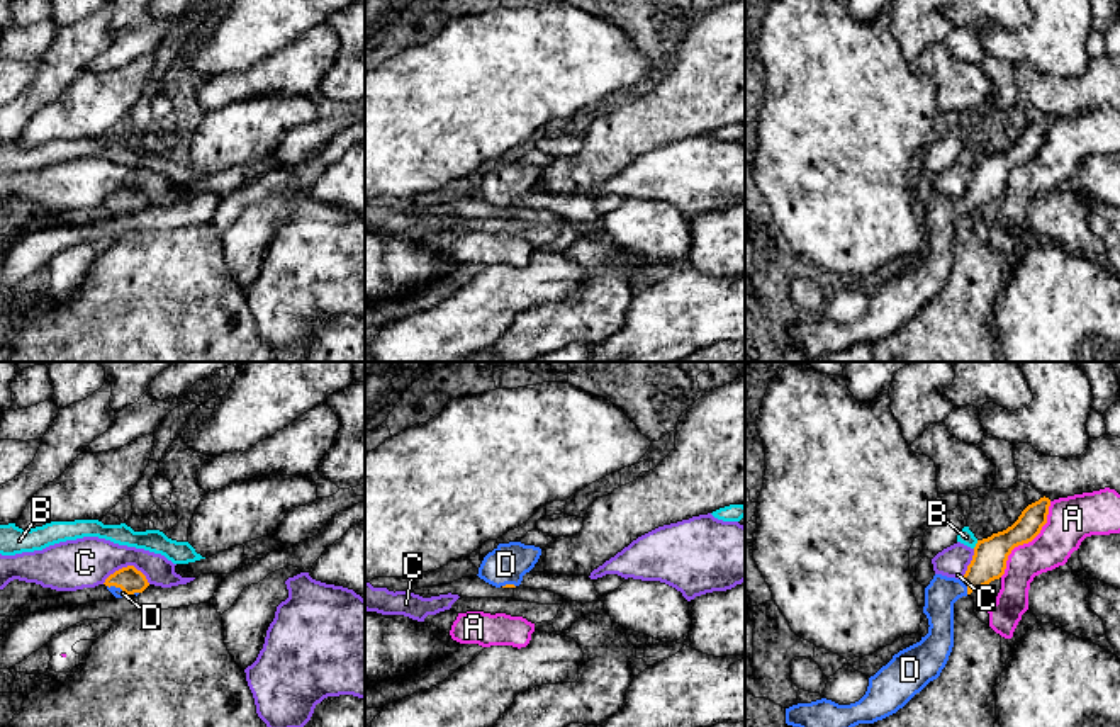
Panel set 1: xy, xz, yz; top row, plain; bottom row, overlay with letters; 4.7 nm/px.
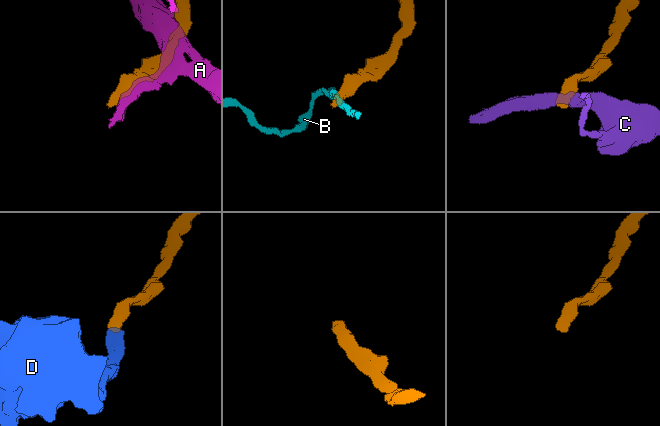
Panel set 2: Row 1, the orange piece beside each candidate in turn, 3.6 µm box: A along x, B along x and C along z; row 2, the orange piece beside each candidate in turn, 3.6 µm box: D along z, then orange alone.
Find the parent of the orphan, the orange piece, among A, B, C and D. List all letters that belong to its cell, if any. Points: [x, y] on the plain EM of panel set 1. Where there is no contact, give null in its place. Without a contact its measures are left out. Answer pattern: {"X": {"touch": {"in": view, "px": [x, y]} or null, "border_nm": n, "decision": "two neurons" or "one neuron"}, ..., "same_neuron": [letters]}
{"A": {"touch": {"in": "yz", "px": [1027, 162]}, "border_nm": 440, "decision": "two neurons"}, "B": {"touch": {"in": "yz", "px": [976, 163]}, "border_nm": 50, "decision": "two neurons"}, "C": {"touch": {"in": "xy", "px": [128, 185]}, "border_nm": 240, "decision": "two neurons"}, "D": {"touch": {"in": "yz", "px": [966, 204]}, "border_nm": 80, "decision": "one neuron"}, "same_neuron": ["D"]}

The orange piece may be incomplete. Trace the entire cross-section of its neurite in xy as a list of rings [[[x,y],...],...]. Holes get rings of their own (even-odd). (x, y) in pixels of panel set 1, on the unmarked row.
[[[127,185],[115,190],[105,199],[104,204],[115,217],[129,214],[137,216],[149,206],[146,195],[141,190],[137,190],[134,185]]]

